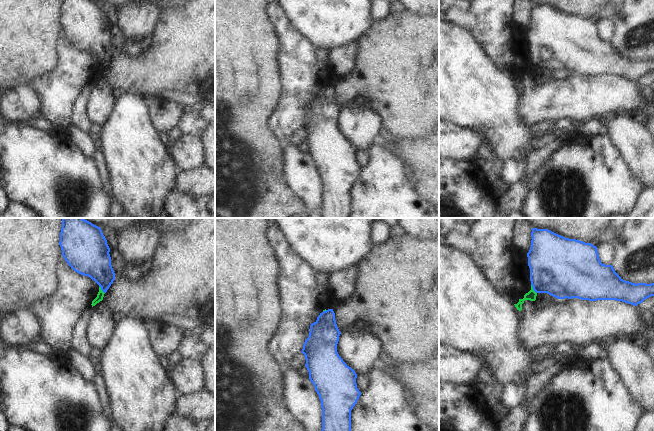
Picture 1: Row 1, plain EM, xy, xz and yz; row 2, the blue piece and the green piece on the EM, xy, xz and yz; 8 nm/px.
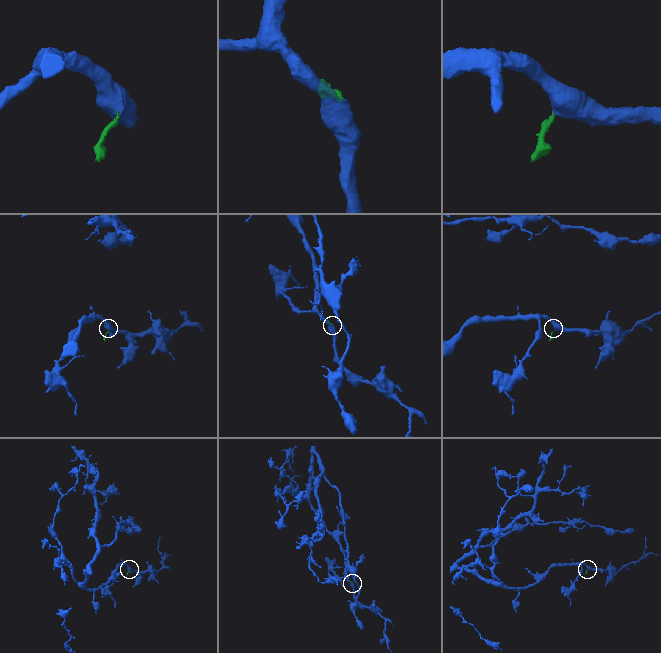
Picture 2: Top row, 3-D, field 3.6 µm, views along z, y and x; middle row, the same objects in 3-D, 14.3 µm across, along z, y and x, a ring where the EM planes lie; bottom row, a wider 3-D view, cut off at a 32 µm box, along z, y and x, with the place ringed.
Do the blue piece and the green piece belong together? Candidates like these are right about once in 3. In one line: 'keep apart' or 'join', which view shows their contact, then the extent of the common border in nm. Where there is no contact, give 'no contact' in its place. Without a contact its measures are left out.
keep apart; meets blue in yz; contact 90 nm long

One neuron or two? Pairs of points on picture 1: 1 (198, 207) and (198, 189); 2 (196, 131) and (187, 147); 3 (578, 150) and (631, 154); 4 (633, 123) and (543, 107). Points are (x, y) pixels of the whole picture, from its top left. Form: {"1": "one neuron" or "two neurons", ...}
{"1": "two neurons", "2": "two neurons", "3": "two neurons", "4": "two neurons"}

